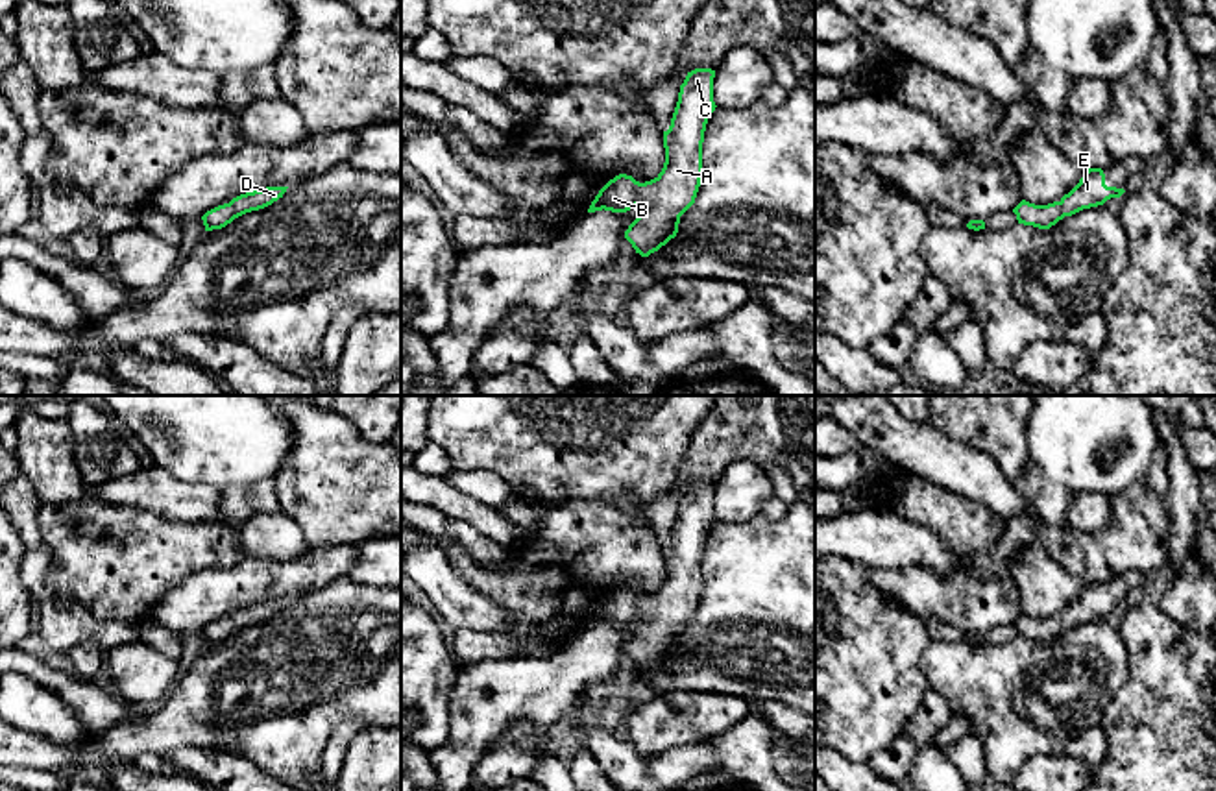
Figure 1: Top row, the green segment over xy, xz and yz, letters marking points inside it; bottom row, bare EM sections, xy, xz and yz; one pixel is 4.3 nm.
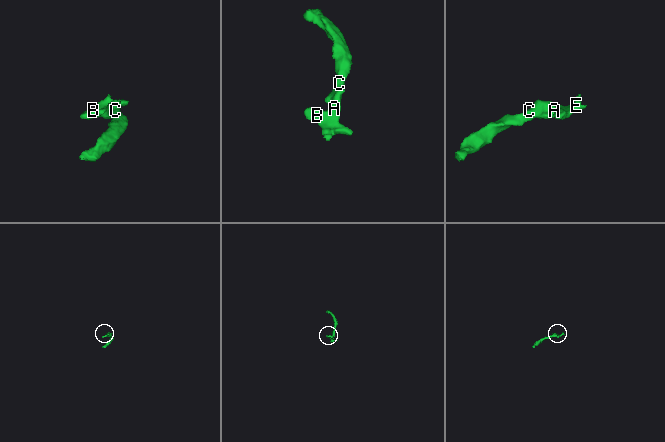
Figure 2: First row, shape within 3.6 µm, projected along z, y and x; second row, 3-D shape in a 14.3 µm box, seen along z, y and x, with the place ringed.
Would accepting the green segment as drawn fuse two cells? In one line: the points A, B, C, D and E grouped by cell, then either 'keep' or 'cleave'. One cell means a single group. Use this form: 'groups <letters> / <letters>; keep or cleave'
groups A B C D E; keep

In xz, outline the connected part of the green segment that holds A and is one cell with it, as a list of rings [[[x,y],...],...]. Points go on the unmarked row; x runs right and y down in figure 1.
[[[695,482],[687,486],[680,499],[678,516],[671,532],[671,540],[663,545],[665,577],[662,586],[645,597],[632,590],[619,588],[610,593],[591,615],[588,627],[612,625],[626,627],[639,621],[638,632],[625,645],[625,652],[636,667],[649,671],[665,660],[678,647],[680,630],[695,617],[702,591],[702,556],[710,529],[715,525],[711,482]]]

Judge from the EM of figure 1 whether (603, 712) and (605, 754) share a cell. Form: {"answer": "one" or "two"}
{"answer": "one"}

